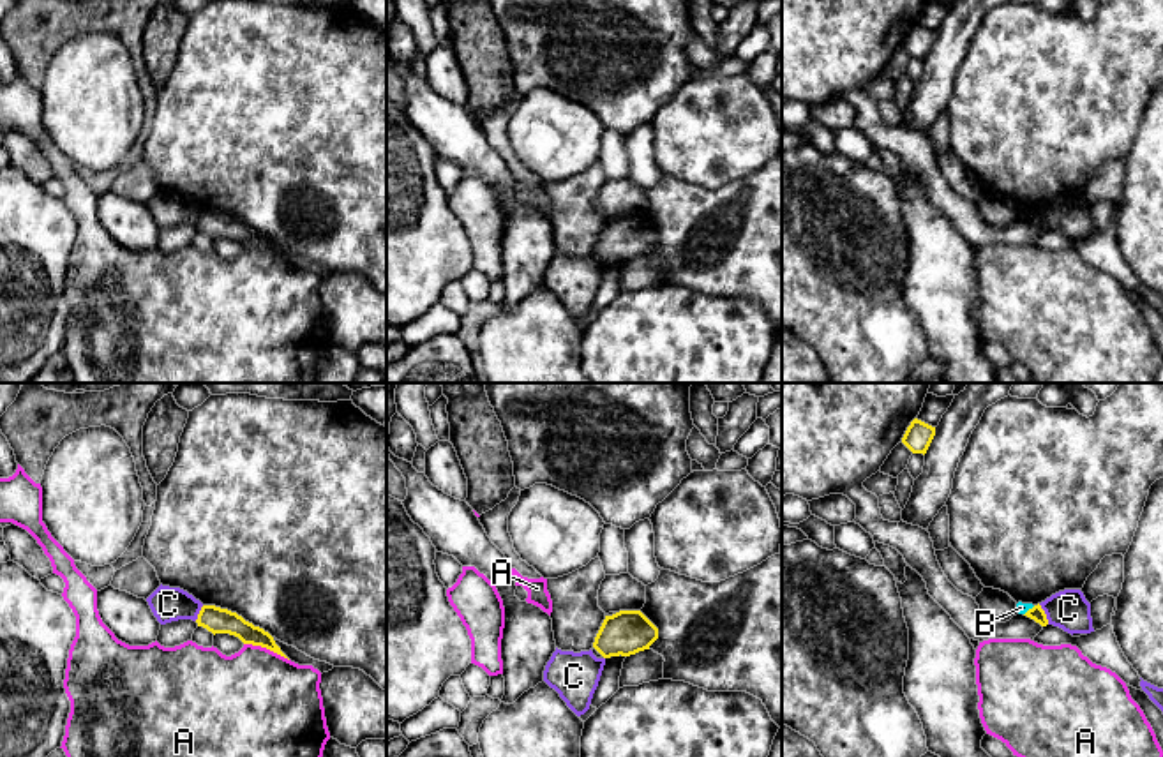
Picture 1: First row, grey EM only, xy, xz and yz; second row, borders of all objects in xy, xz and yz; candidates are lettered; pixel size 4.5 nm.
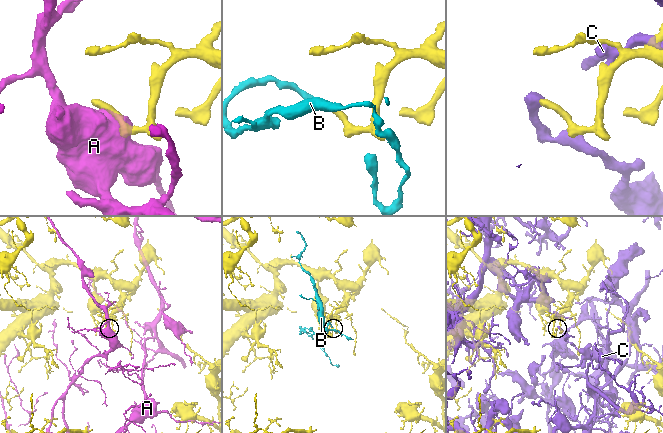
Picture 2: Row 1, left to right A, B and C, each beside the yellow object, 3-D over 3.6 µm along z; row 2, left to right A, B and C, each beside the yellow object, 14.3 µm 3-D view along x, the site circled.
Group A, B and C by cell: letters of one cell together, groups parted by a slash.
A / B / C

